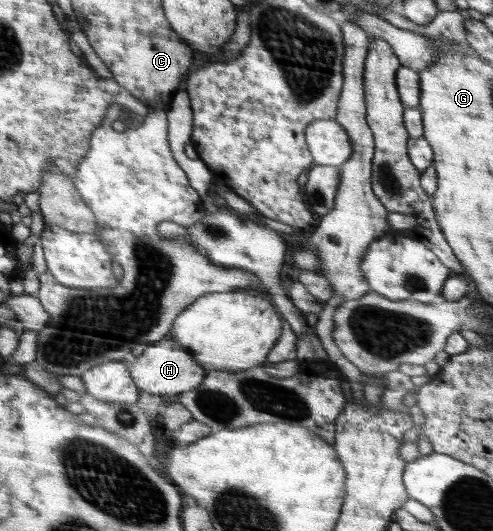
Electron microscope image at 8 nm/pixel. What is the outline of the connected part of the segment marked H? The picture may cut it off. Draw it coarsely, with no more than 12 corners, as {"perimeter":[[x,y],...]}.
{"perimeter":[[175,341],[131,359],[139,391],[177,396],[207,371]]}

